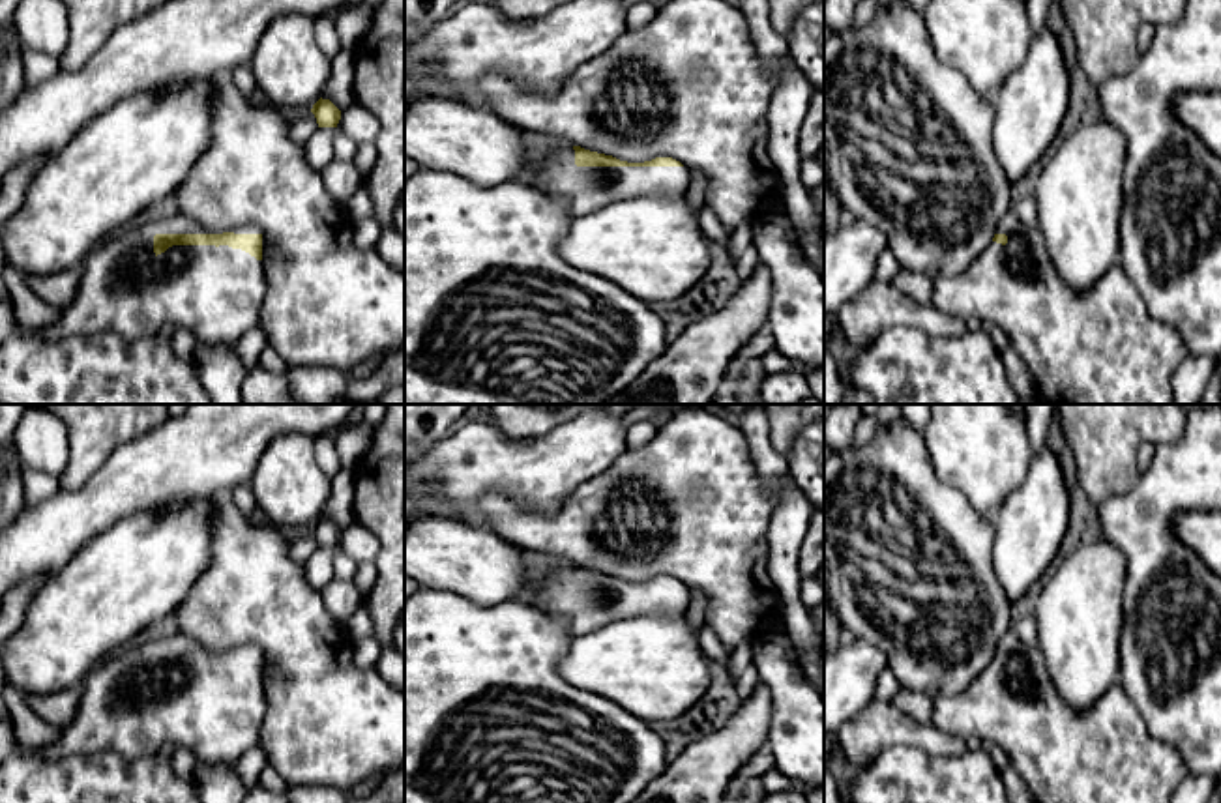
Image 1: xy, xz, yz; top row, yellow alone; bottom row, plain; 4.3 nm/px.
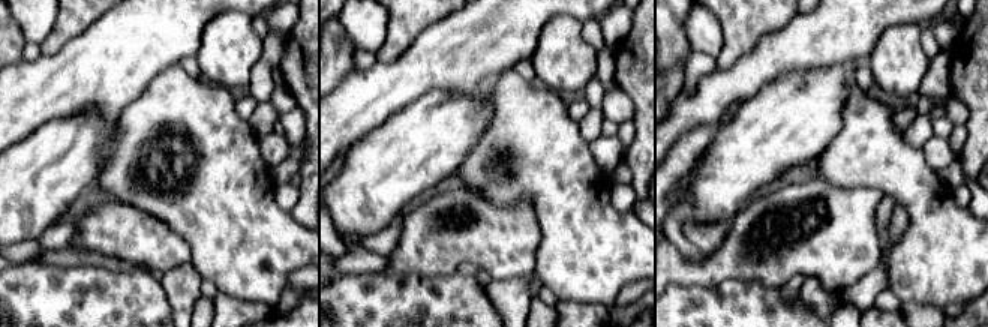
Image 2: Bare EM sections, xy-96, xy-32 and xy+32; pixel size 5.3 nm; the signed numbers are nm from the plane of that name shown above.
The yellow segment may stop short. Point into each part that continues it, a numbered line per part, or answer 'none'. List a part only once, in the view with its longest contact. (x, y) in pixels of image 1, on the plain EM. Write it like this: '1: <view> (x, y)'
1: xy (216, 712)

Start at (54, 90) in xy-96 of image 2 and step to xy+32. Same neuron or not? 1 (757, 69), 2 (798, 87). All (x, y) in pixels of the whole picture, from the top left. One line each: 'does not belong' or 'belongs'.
1: belongs
2: does not belong

